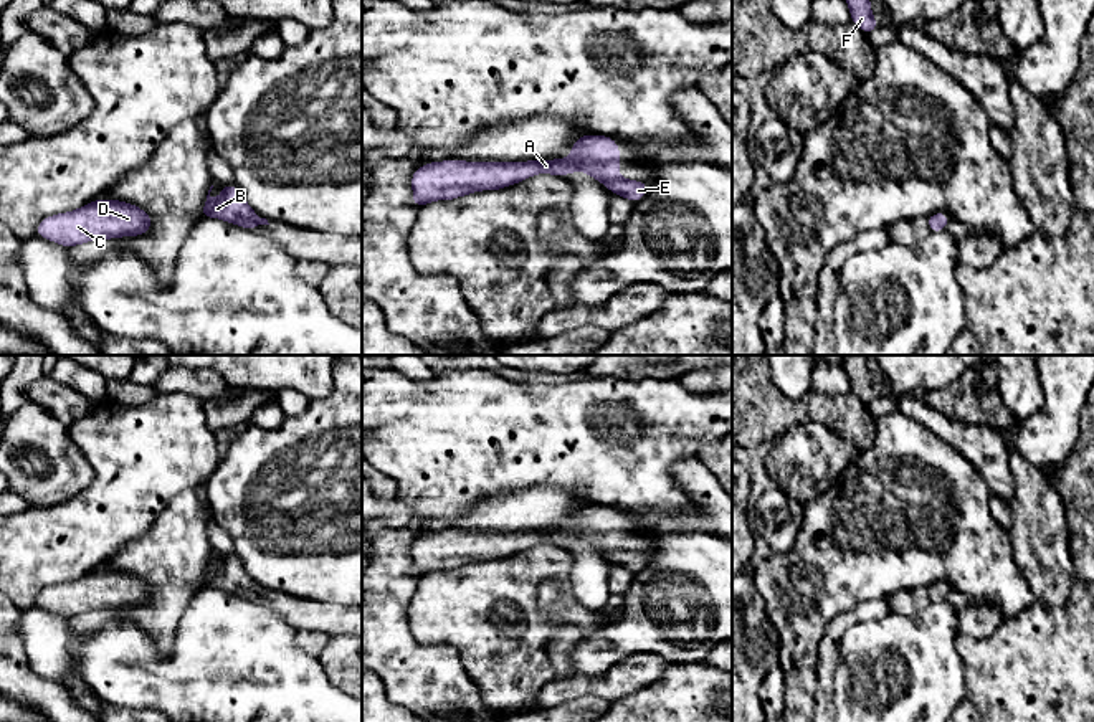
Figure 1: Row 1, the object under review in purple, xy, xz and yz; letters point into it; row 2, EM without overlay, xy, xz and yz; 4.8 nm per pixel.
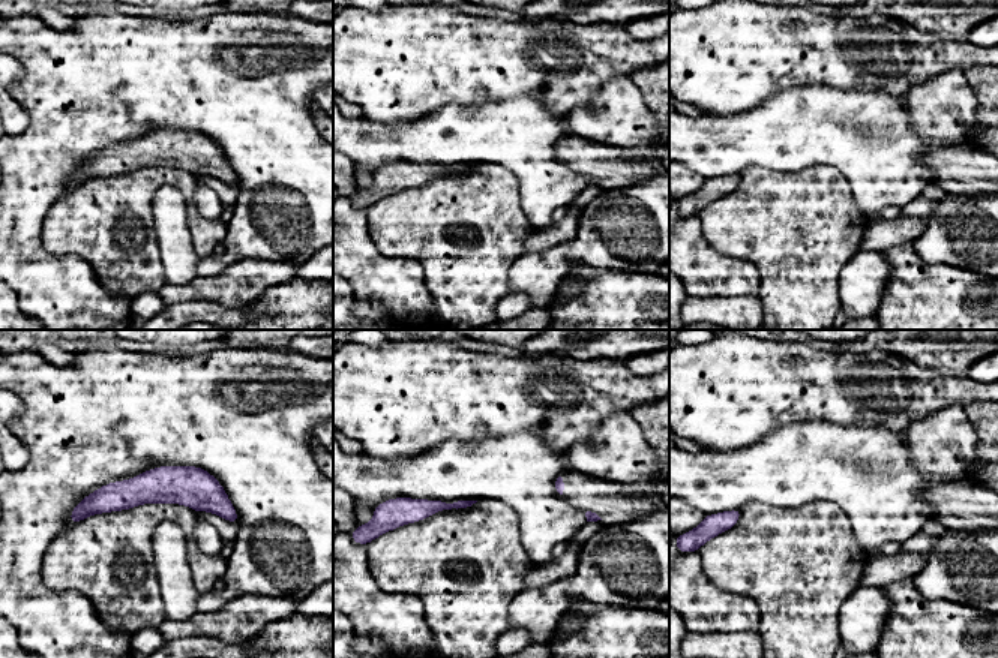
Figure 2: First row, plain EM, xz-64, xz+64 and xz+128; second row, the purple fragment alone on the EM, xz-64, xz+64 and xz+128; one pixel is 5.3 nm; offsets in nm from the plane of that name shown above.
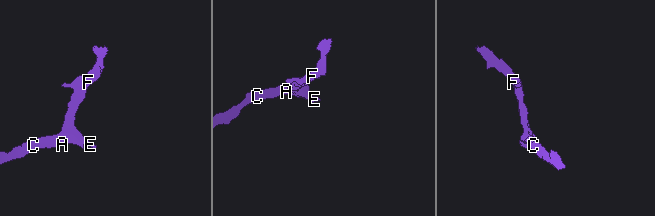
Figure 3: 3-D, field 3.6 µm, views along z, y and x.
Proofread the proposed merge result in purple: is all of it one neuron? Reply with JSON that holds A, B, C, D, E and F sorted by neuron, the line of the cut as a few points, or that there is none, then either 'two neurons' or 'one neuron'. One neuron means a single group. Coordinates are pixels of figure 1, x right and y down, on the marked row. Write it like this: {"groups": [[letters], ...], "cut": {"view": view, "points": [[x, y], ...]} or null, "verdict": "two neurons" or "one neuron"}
{"groups": [["A", "B", "C", "D", "E", "F"]], "cut": null, "verdict": "one neuron"}

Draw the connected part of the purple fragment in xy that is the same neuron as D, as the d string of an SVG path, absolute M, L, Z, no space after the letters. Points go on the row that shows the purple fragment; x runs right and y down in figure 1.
M94 200L78 210L41 220L36 235L73 248L96 240L145 235L152 218L142 208L119 200Z

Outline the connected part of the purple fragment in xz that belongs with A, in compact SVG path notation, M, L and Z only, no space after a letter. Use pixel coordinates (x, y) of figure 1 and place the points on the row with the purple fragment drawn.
M593 134L573 142L568 159L527 162L466 162L443 160L418 167L411 175L411 203L423 207L436 200L454 200L481 190L501 190L537 173L564 177L587 172L610 192L638 202L648 193L648 183L628 180L616 173L621 167L615 139Z

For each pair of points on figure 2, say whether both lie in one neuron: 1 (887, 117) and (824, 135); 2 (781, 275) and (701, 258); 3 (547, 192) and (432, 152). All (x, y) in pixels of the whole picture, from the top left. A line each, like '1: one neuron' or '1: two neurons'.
1: one neuron
2: two neurons
3: one neuron

